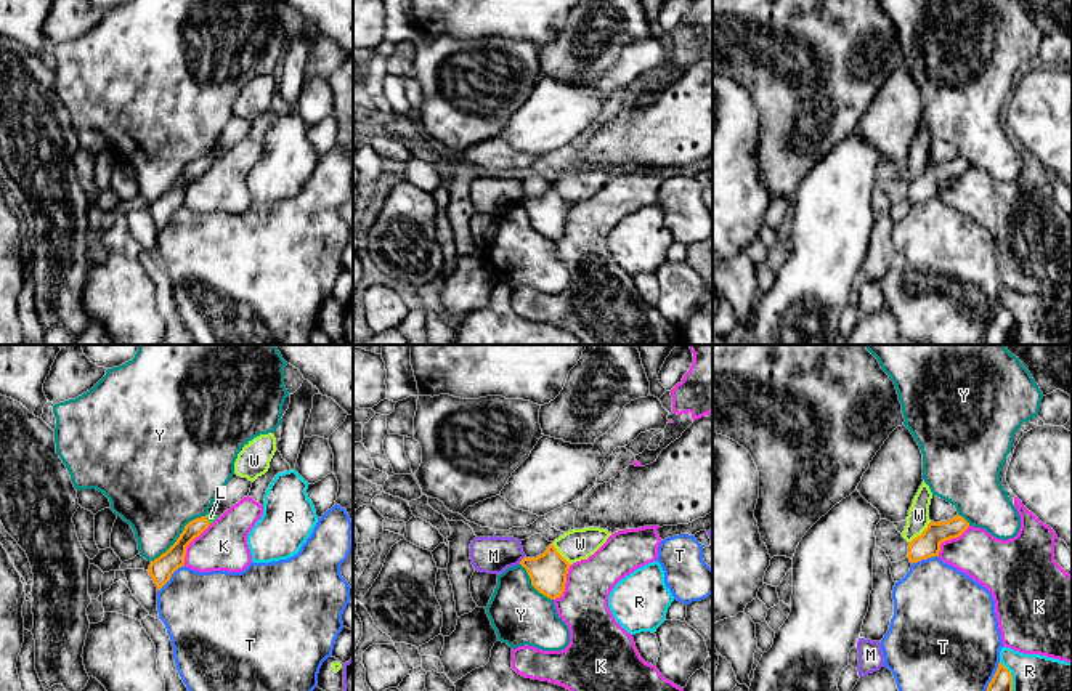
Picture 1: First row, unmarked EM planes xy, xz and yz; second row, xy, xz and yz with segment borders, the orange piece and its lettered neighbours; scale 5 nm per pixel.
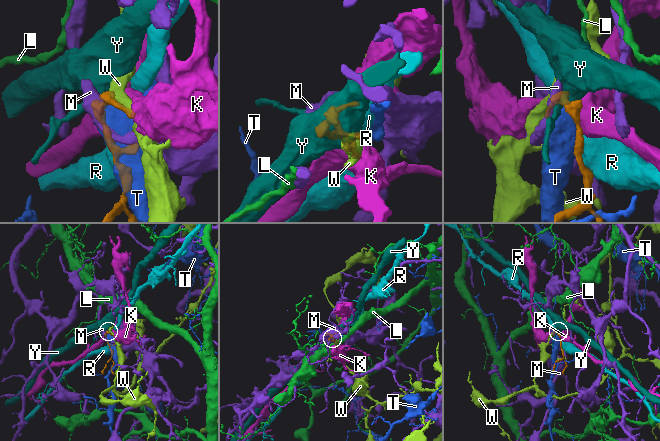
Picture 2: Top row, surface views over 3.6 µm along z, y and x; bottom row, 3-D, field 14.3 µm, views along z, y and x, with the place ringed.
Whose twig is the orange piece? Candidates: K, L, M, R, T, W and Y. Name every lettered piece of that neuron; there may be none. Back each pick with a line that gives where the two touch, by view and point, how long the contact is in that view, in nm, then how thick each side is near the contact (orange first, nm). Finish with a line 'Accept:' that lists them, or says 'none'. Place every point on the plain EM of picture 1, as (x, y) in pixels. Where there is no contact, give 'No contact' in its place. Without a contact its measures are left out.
L: Touches orange at xy (207, 161). Shared border 50 nm. Thickness 100 nm (orange) against 40 nm
Accept: L

